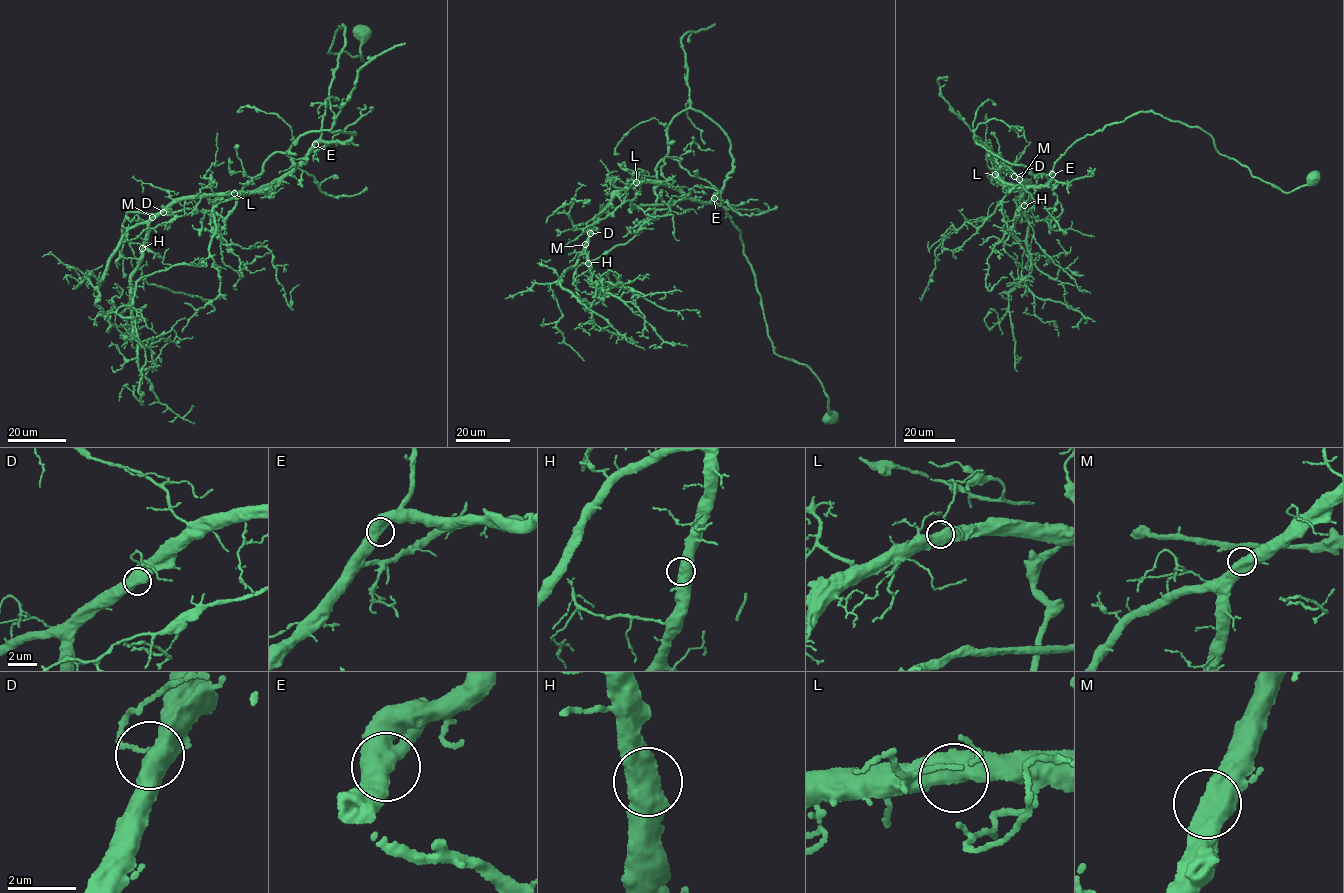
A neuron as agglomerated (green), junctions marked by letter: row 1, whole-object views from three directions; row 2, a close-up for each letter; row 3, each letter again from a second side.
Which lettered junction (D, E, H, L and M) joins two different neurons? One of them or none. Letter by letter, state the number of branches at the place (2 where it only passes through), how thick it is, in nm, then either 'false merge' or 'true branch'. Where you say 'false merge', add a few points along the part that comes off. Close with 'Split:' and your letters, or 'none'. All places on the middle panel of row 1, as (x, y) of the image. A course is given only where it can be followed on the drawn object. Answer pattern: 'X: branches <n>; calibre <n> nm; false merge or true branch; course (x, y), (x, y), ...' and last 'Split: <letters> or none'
D: branches 2; calibre 550 nm; true branch
E: branches 2; calibre 650 nm; true branch
H: branches 2; calibre 600 nm; true branch
L: branches 2; calibre 650 nm; true branch
M: branches 2; calibre 600 nm; true branch
Split: none

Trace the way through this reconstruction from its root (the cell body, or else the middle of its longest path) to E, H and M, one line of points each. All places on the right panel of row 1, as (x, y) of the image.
E: (1310, 180), (1283, 192), (1222, 155), (1201, 129), (1151, 111), (1079, 139), (1056, 161), (1052, 174)
H: (1310, 180), (1283, 192), (1201, 129), (1141, 112), (1077, 141), (1044, 185), (994, 168), (1024, 205)
M: (1310, 180), (1283, 192), (1201, 129), (1151, 111), (1079, 139), (1044, 185), (1010, 183), (994, 168), (1019, 179)

